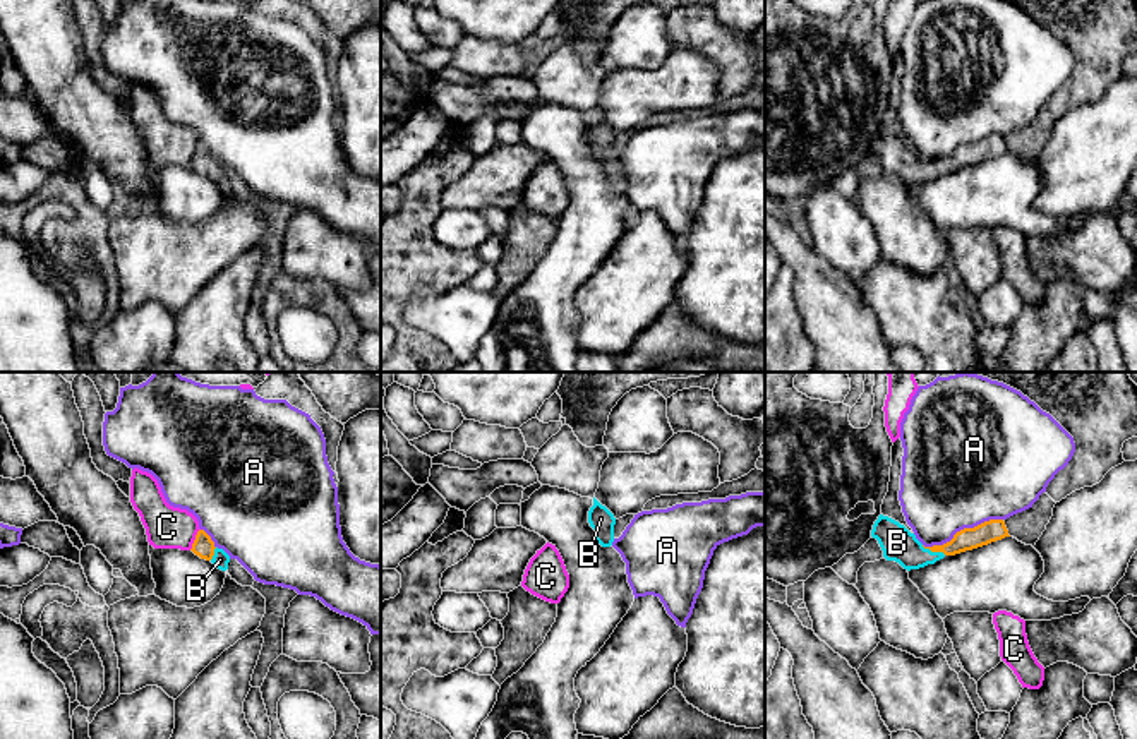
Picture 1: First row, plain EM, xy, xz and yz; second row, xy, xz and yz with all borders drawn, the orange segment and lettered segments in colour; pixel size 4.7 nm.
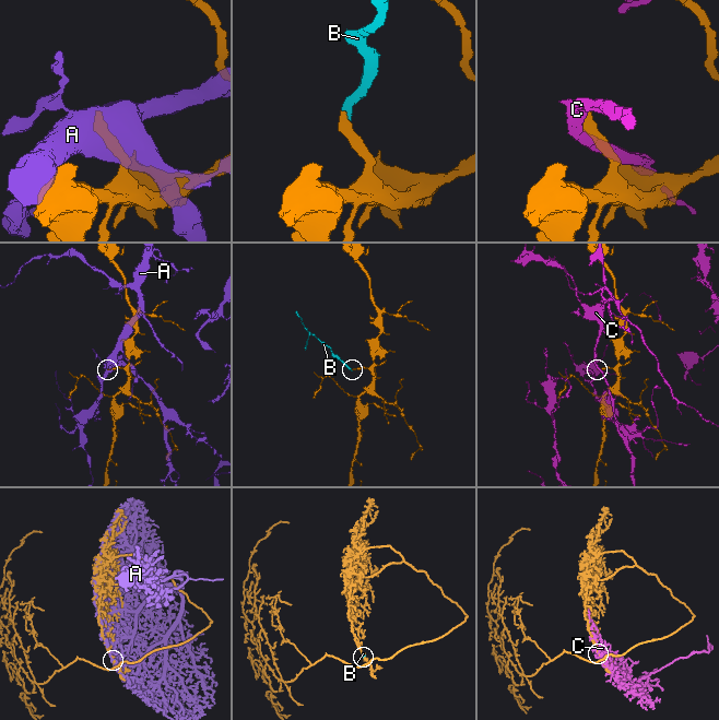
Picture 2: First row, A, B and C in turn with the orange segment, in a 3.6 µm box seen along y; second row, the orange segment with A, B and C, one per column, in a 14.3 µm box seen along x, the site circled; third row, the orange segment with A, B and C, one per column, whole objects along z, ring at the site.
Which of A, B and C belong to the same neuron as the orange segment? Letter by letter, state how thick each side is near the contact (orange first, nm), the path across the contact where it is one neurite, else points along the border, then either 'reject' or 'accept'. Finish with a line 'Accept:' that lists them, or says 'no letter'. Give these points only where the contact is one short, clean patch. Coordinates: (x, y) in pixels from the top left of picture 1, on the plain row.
A: 110 nm thick on the orange side, 500 nm on the other; reject
B: 110 nm thick on the orange side, 160 nm on the other; runs through yz (968, 155), (949, 165), (933, 167), (909, 168), (897, 158); accept
C: 100 nm thick on the orange side, 200 nm on the other; reject
Accept: B

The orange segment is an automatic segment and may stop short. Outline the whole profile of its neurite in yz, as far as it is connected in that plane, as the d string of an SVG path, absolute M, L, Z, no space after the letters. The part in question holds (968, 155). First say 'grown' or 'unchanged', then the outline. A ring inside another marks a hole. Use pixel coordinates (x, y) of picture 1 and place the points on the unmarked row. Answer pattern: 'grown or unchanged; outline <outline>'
grown; outline M880 130L873 141L871 153L878 156L887 177L895 177L911 187L935 180L945 171L972 166L1010 151L1003 135L990 135L974 144L957 147L943 161L924 163L904 141Z

